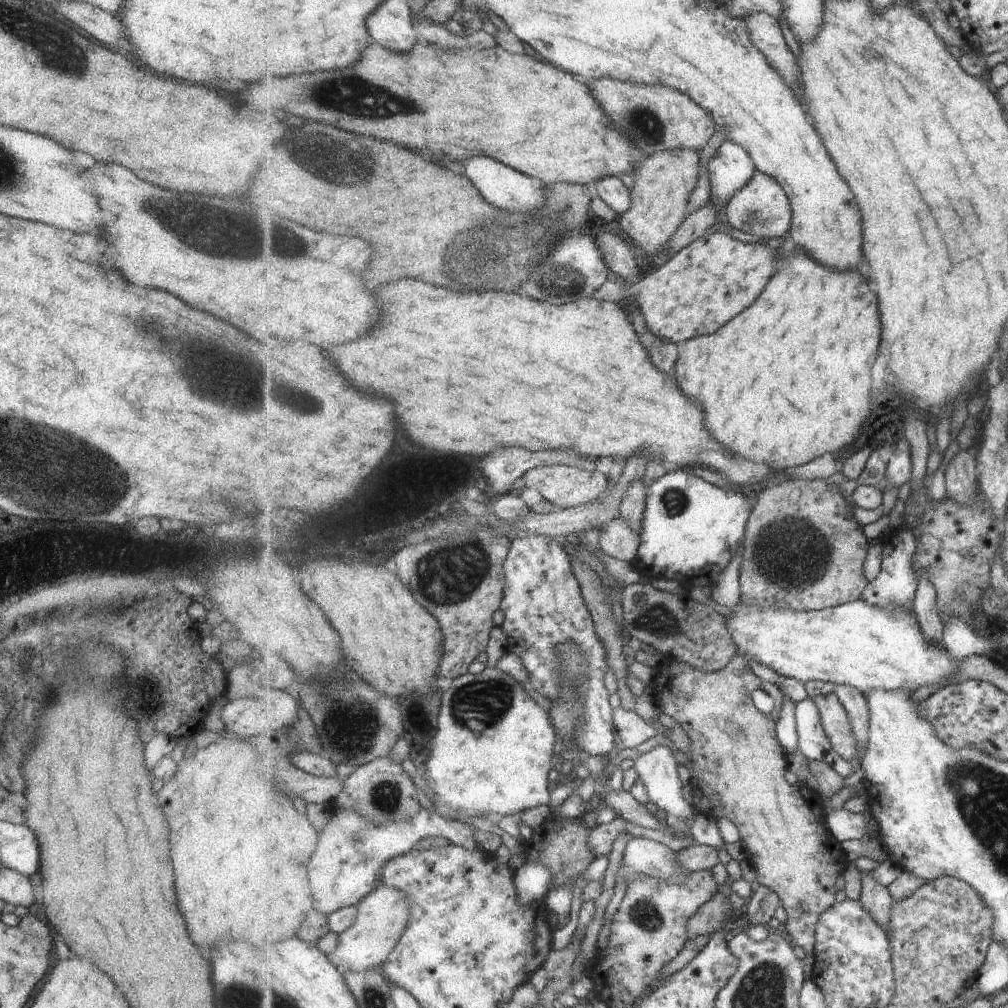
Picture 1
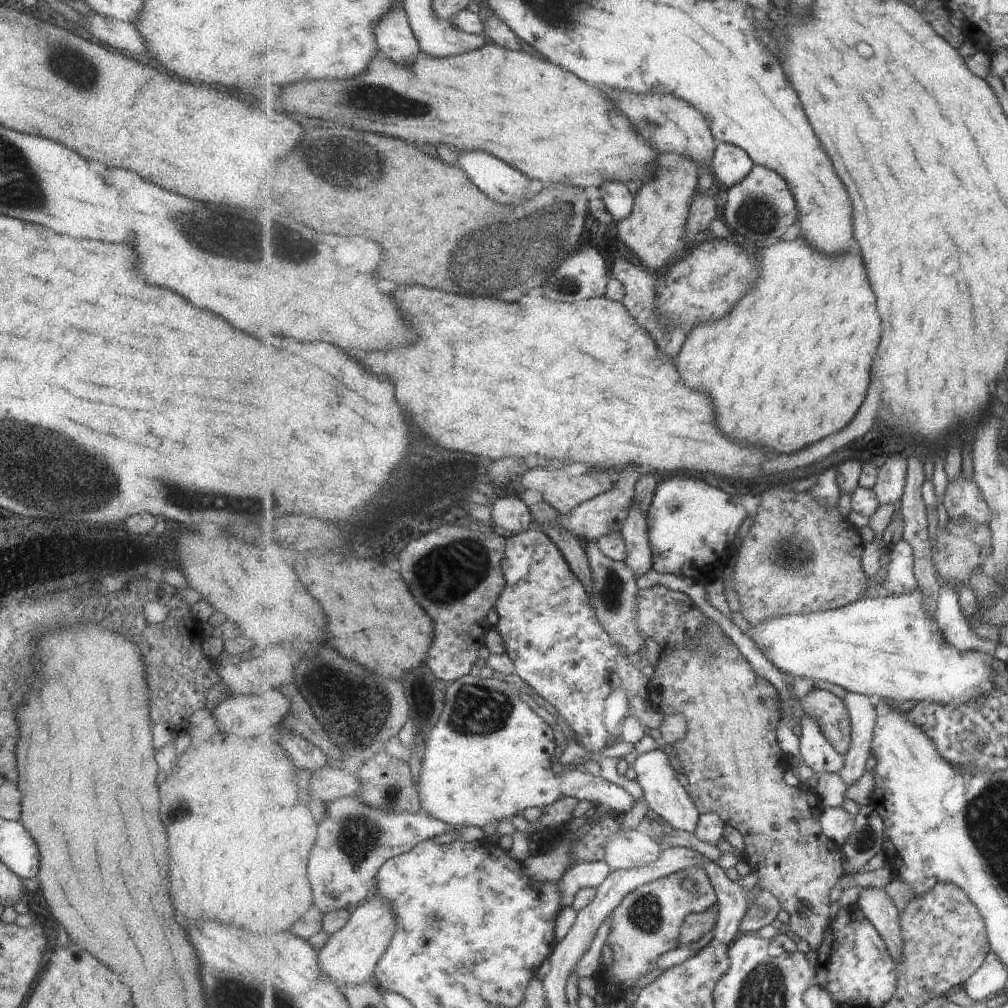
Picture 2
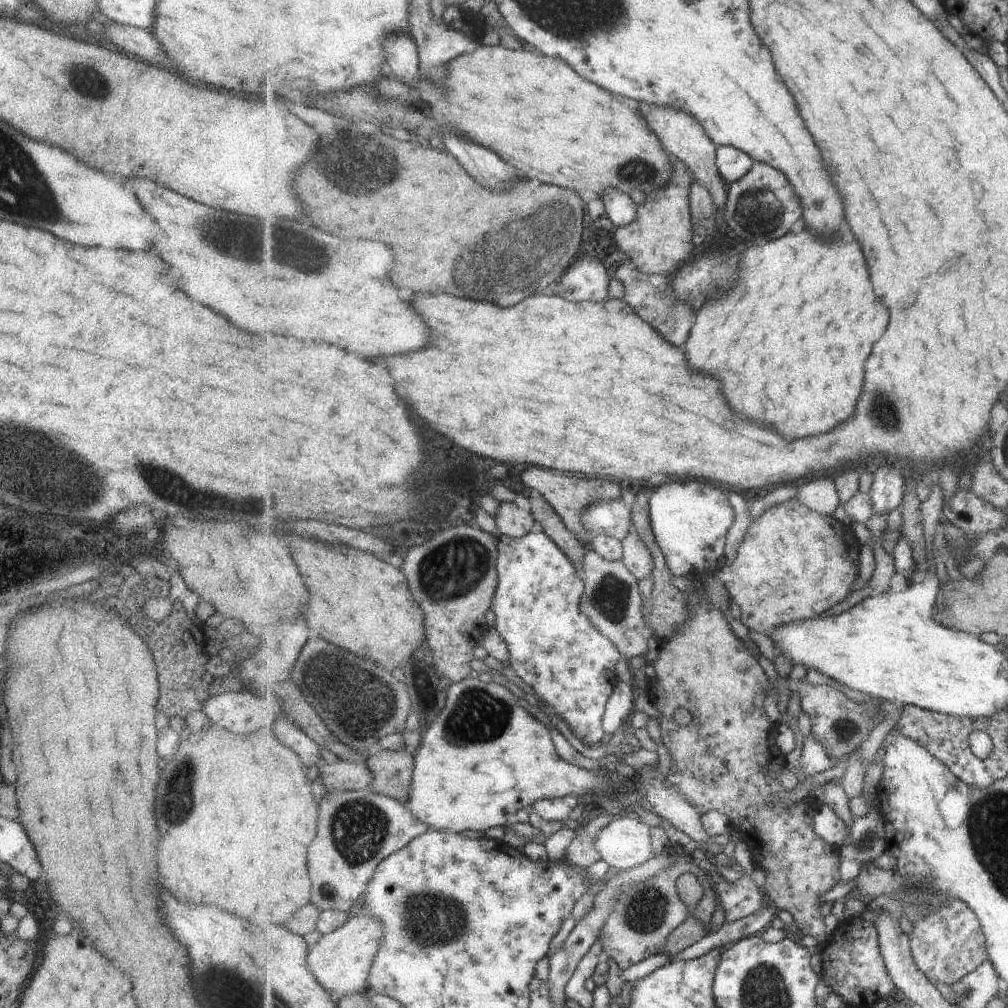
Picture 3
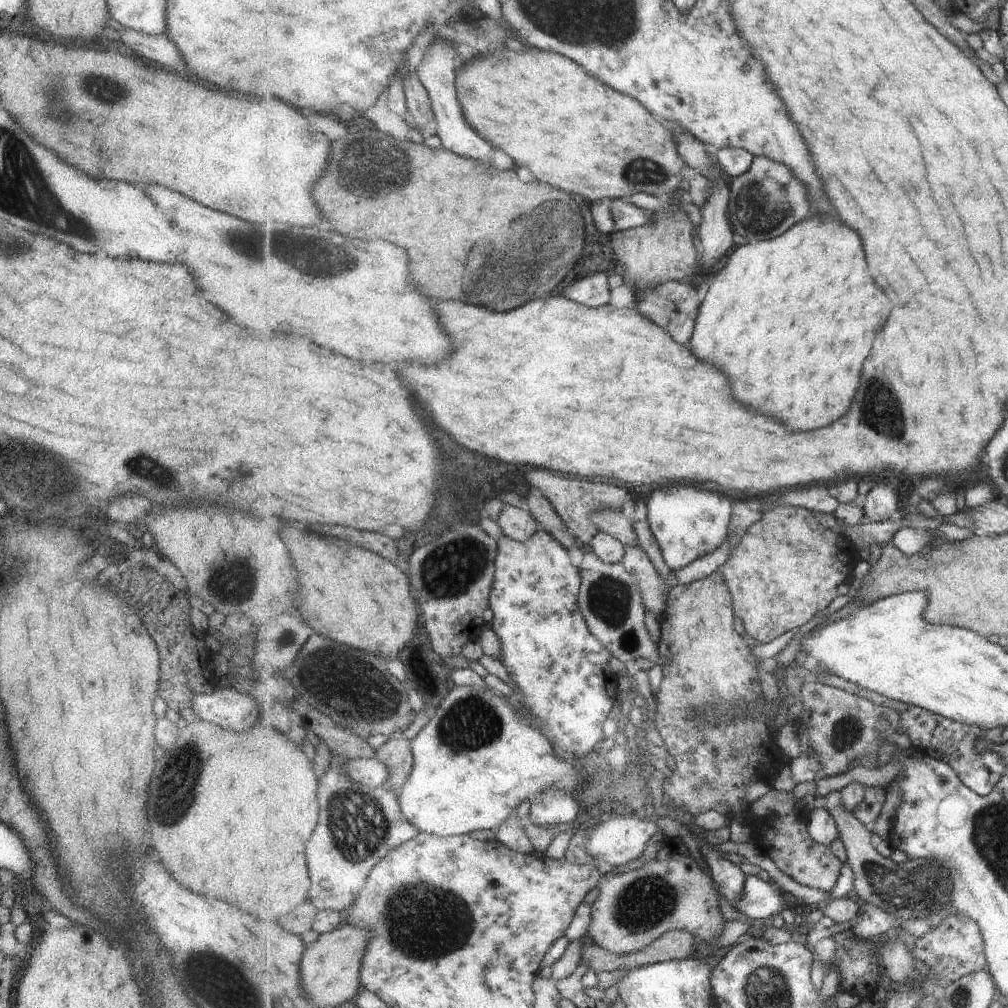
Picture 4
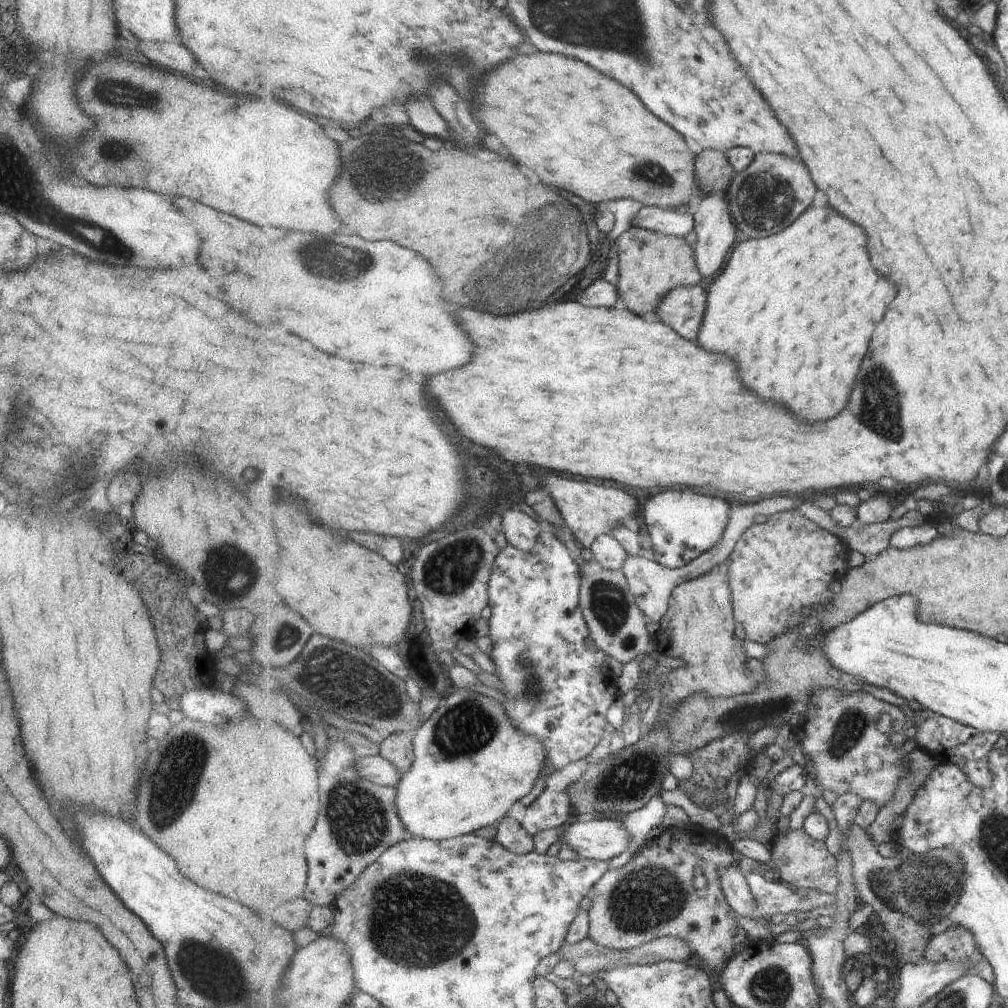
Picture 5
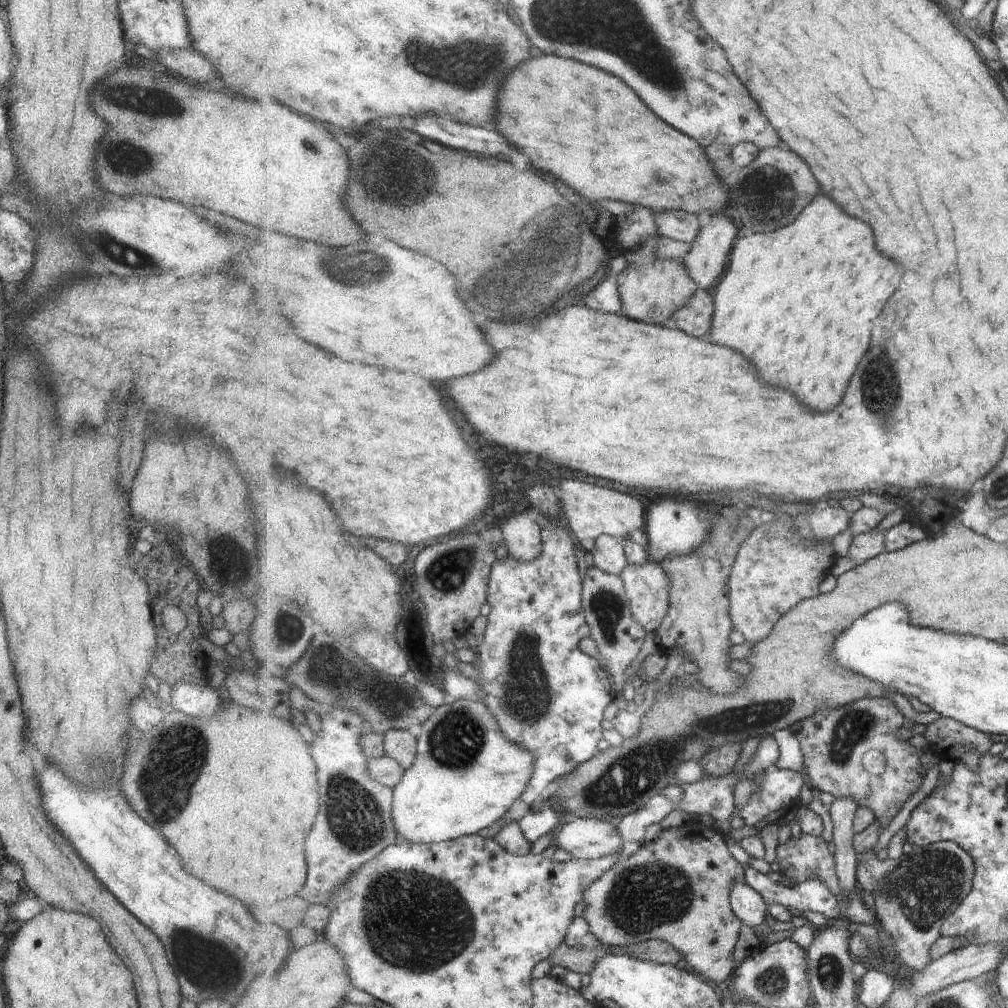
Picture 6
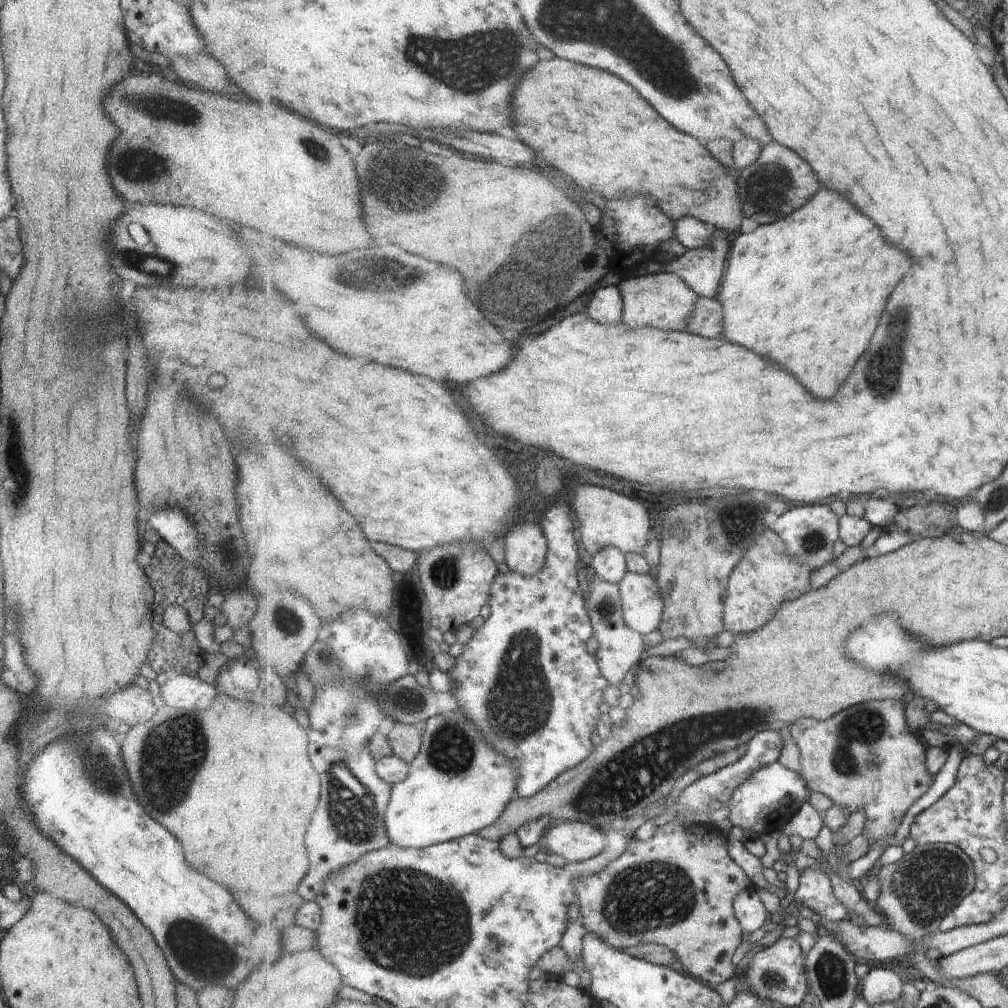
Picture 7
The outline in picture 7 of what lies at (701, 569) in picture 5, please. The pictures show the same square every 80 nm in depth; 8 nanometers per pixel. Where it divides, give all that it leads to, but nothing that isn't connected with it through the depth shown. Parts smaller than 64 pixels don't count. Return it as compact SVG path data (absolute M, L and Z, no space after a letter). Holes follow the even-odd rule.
M631 570L619 584L624 621L643 636L655 632L662 623L665 603L658 584L659 578Z

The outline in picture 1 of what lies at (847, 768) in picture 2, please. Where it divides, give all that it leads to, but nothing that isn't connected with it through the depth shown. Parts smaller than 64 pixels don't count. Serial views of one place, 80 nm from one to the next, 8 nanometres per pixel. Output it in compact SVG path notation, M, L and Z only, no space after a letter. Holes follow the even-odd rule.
M848 684L837 685L834 693L844 703L852 718L853 730L860 746L857 750L858 756L856 760L851 761L855 772L860 767L860 758L865 754L870 735L868 731L870 712L867 697L860 690Z

